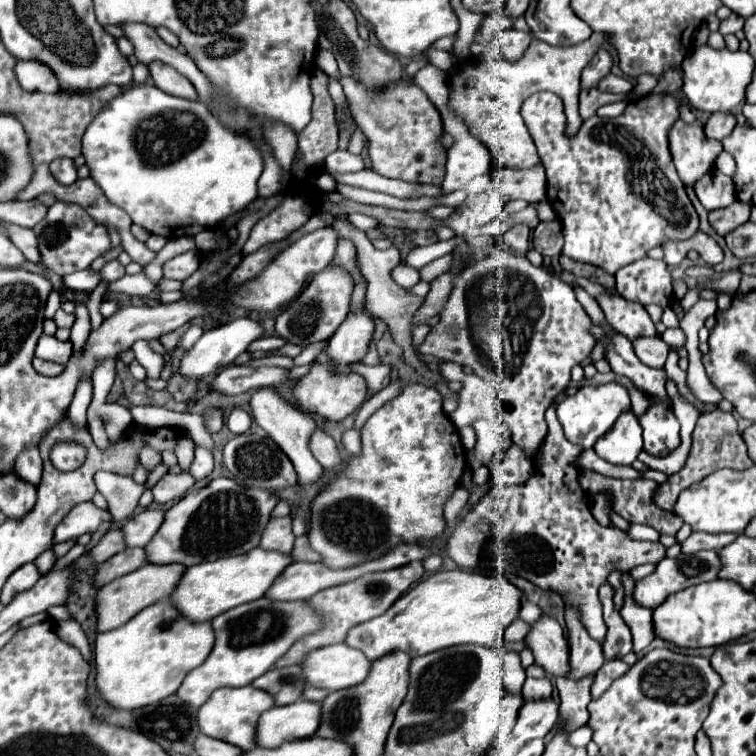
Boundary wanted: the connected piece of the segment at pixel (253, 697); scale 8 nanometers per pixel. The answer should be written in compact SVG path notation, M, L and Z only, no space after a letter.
M245 685L245 687L237 687L237 689L223 687L223 689L217 689L205 705L201 705L201 709L199 709L199 727L209 737L227 741L231 745L241 747L243 751L249 751L249 749L255 747L257 721L259 721L261 713L271 709L273 705L275 705L273 695L263 691L263 689L255 689L253 685Z

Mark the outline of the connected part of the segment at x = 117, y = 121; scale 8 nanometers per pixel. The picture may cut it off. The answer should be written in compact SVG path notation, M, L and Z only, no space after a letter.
M135 85L105 105L85 131L83 157L105 197L125 209L135 225L165 239L215 229L229 215L245 209L257 199L257 179L263 173L263 151L255 139L227 129L201 101L167 95L155 85Z

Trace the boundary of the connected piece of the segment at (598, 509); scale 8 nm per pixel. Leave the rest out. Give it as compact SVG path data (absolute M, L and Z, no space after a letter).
M597 493L591 497L591 513L603 527L613 525L609 519L609 497L605 493Z

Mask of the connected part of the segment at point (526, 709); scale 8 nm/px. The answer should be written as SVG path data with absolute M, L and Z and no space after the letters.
M553 699L549 701L525 701L525 705L519 711L517 725L513 729L513 735L519 743L525 743L529 739L543 739L551 727L557 721L557 703Z

